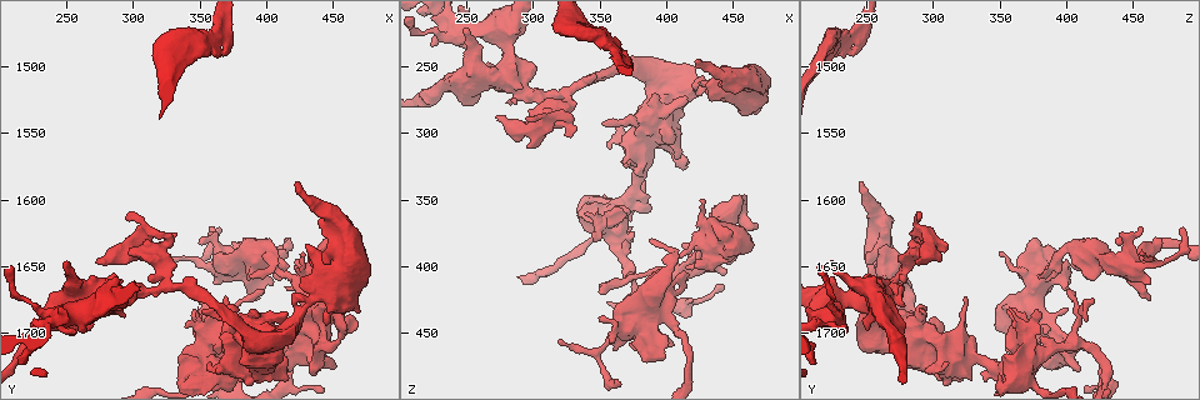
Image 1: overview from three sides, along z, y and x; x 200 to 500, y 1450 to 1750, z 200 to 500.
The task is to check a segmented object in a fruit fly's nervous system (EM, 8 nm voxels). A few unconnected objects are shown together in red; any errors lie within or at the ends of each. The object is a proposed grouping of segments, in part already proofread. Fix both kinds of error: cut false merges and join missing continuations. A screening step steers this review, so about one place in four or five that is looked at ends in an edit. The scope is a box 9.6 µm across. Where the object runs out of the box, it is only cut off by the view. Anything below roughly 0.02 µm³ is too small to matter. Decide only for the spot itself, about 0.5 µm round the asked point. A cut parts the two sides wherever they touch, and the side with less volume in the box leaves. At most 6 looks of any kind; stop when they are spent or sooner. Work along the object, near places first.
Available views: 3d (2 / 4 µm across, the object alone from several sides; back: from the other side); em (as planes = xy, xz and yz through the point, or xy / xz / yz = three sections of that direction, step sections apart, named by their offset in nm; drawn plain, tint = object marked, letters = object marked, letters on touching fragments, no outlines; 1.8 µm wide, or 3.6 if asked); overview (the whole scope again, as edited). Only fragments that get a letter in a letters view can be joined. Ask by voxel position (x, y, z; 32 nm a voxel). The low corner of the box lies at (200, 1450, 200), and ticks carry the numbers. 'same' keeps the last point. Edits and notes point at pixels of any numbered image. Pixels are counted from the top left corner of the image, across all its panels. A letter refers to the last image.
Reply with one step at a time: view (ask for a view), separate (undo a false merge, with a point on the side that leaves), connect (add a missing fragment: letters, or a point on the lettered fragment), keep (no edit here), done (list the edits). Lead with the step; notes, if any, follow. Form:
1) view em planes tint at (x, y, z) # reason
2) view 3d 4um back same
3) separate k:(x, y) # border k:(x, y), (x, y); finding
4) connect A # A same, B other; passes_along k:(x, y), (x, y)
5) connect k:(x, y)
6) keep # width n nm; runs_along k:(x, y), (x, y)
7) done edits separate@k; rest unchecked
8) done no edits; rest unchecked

view 3d 4um at (288, 1672, 264) # a narrow waist

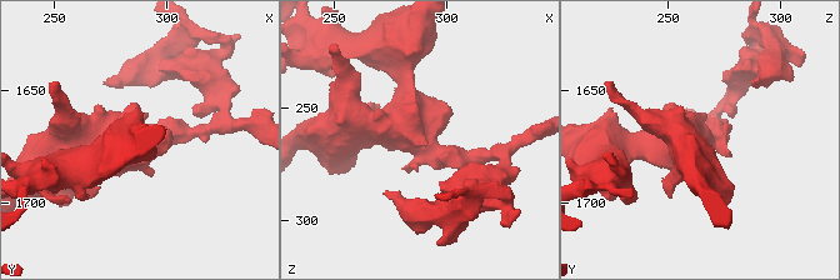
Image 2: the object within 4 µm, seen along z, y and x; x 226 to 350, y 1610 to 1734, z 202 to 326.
view em 3.6um yz step 4 tint same # shape alone is not enough

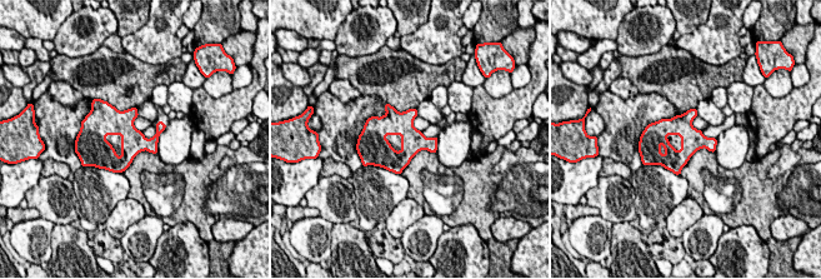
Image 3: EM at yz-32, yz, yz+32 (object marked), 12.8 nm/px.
view em 3.6um xy step 16 letters same # cut it another way

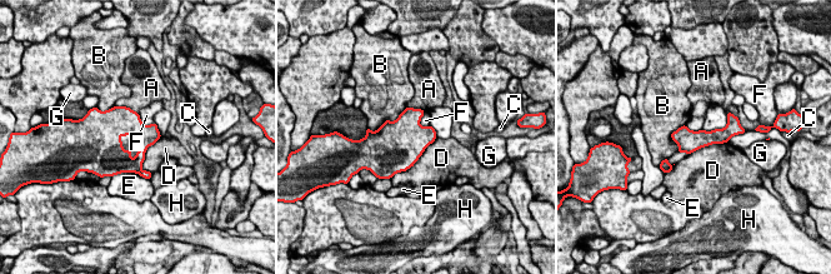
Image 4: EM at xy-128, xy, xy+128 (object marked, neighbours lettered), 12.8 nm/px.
keep # width 160 nm; longest_contact D 750 nm; A other, B other, C other, D other, E other, F other, G other, H other; continuous, no second neuron

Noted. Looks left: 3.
view 3d 2um at (298, 1614, 290) # branch stops here

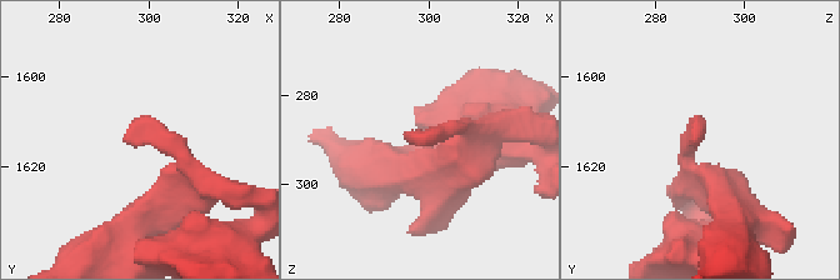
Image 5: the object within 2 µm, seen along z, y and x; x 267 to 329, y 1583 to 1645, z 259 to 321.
view em planes letters at (295, 1614, 290)

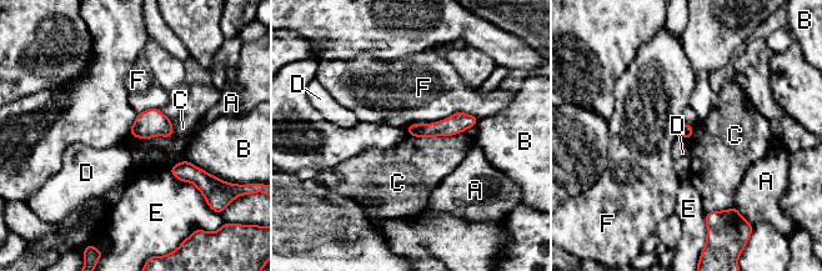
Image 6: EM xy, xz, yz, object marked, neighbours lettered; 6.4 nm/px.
keep # A other, B other, C other, D other, E other, F other; runs_along 6:(474, 120), (432, 130), (411, 130); none of them fits

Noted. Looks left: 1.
view em planes letters at (362, 1682, 356) # free end

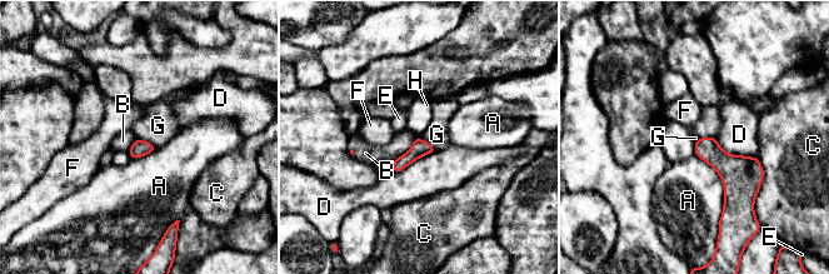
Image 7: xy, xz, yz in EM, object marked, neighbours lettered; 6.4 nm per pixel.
connect B # longest_contact A 480 nm; A other, B same, C other, D other, E other, F other, G other, H other; it goes on there

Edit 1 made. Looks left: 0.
done edits connect@7; rest unchecked

